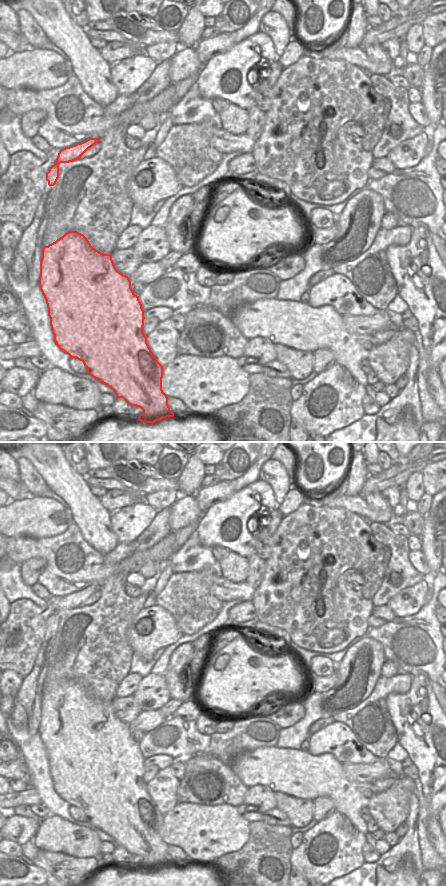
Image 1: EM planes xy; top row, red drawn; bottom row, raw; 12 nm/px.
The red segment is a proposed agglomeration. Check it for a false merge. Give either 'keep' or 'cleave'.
keep

